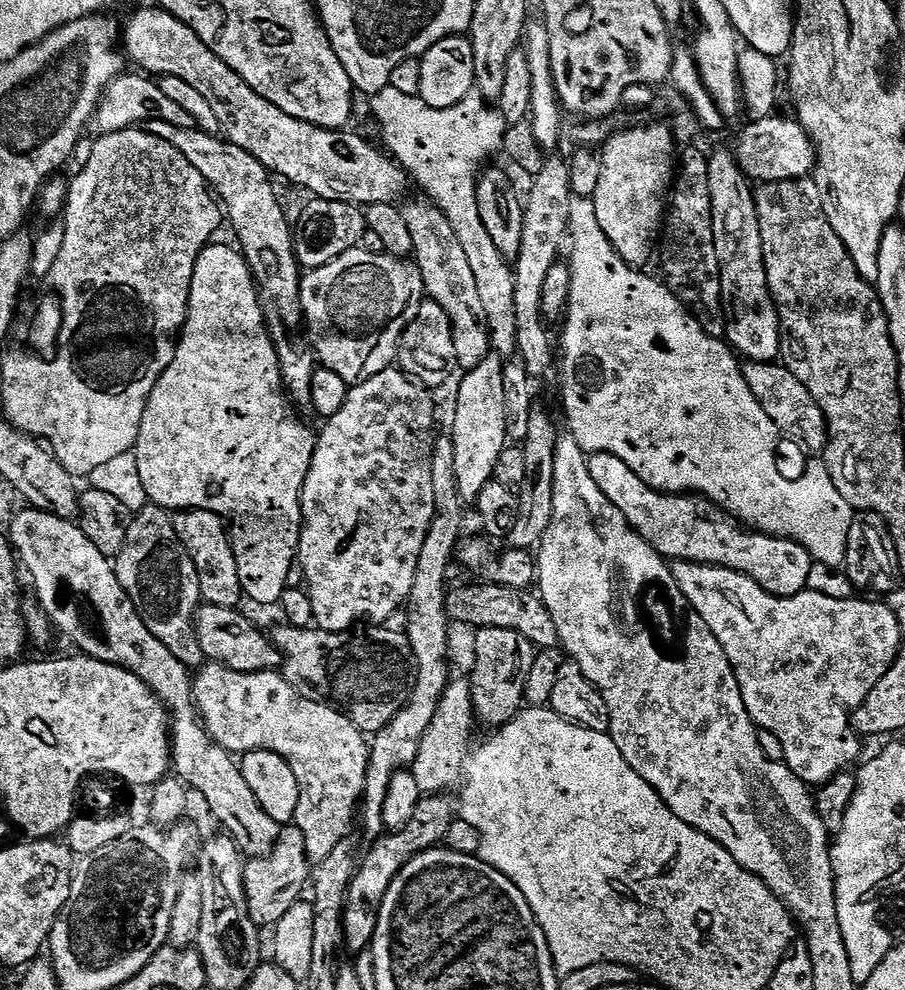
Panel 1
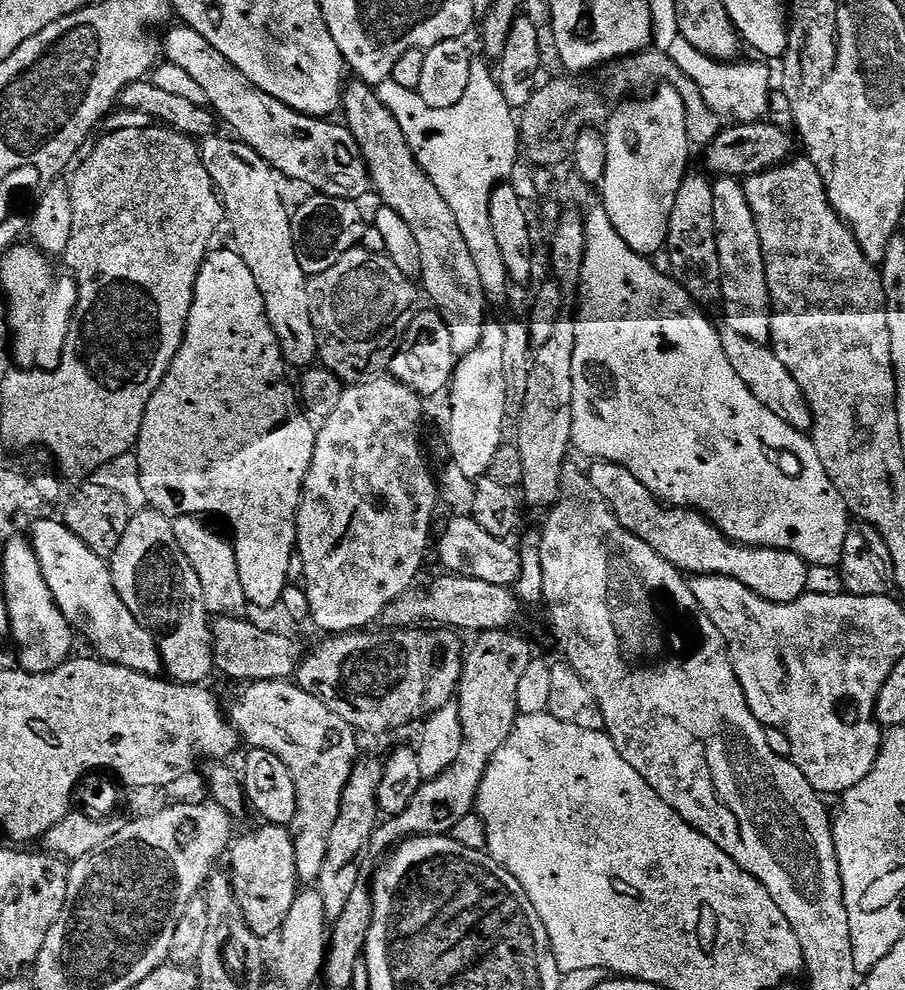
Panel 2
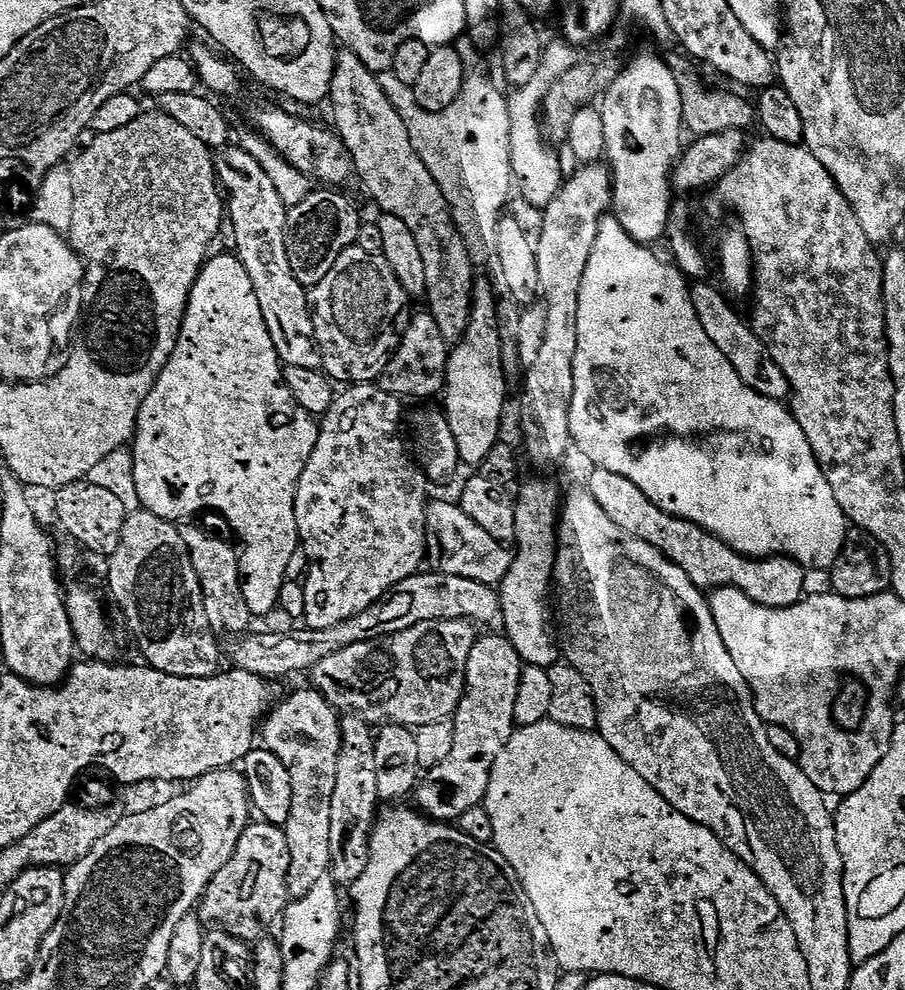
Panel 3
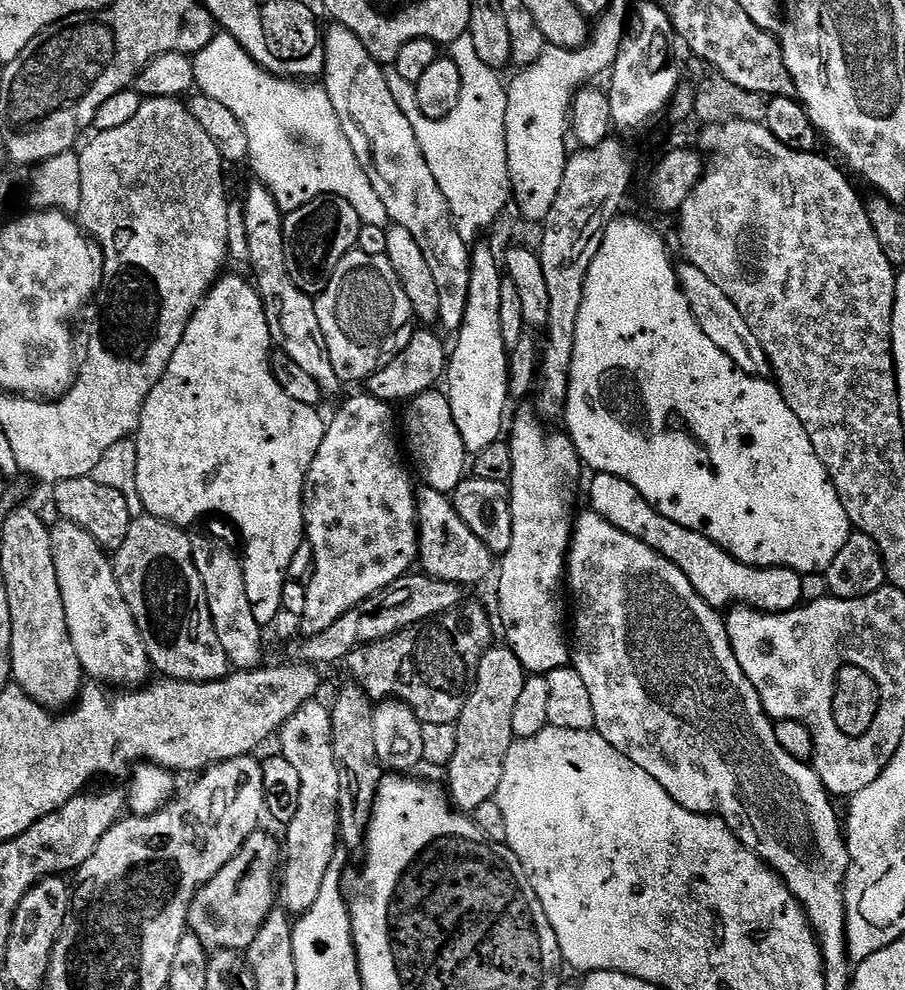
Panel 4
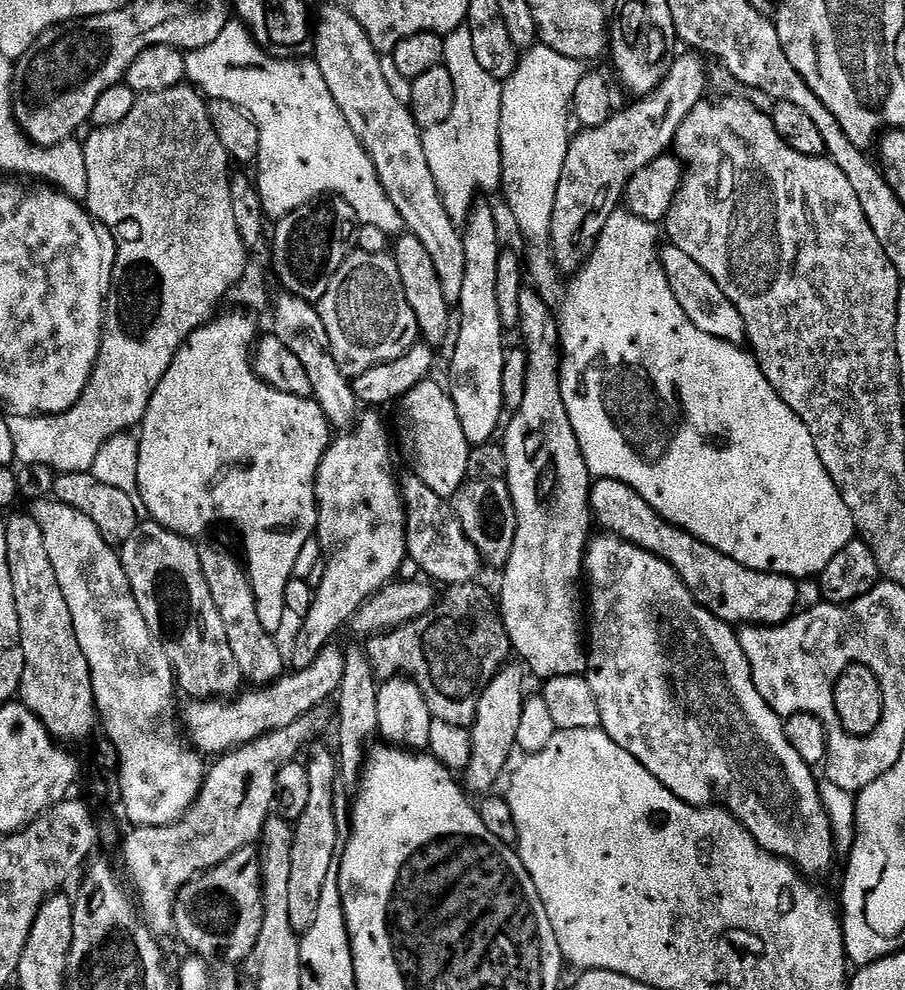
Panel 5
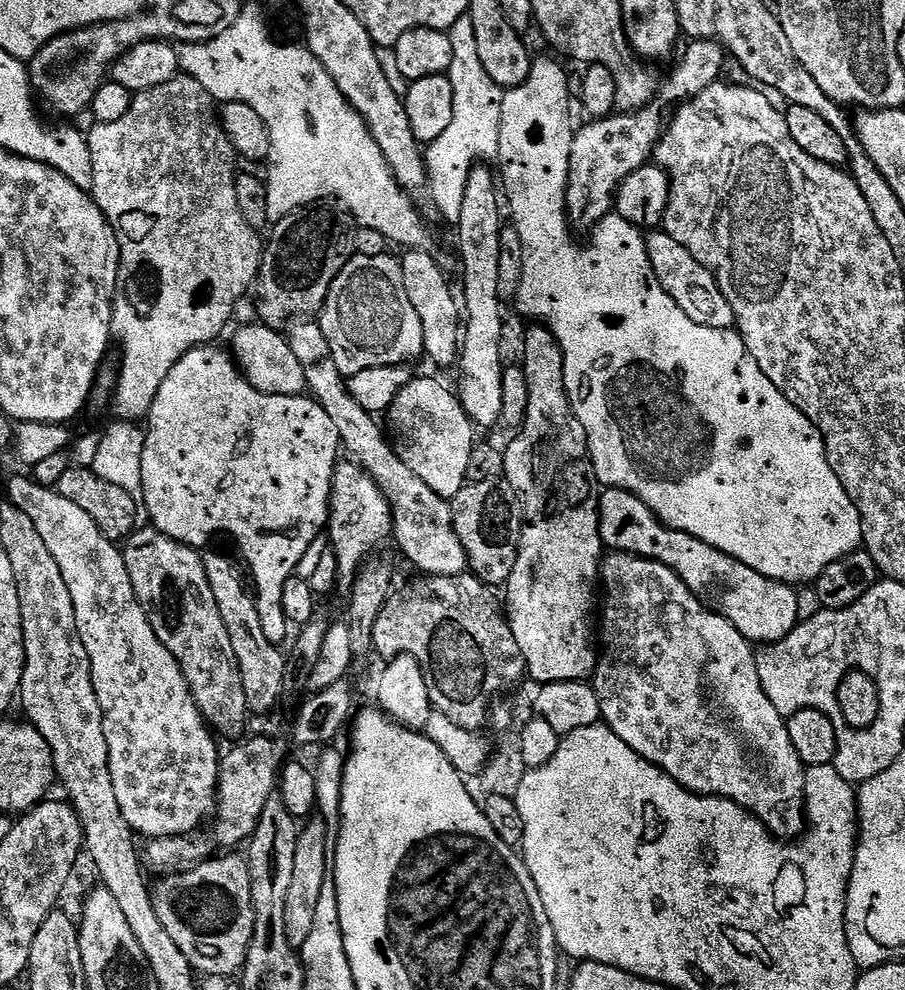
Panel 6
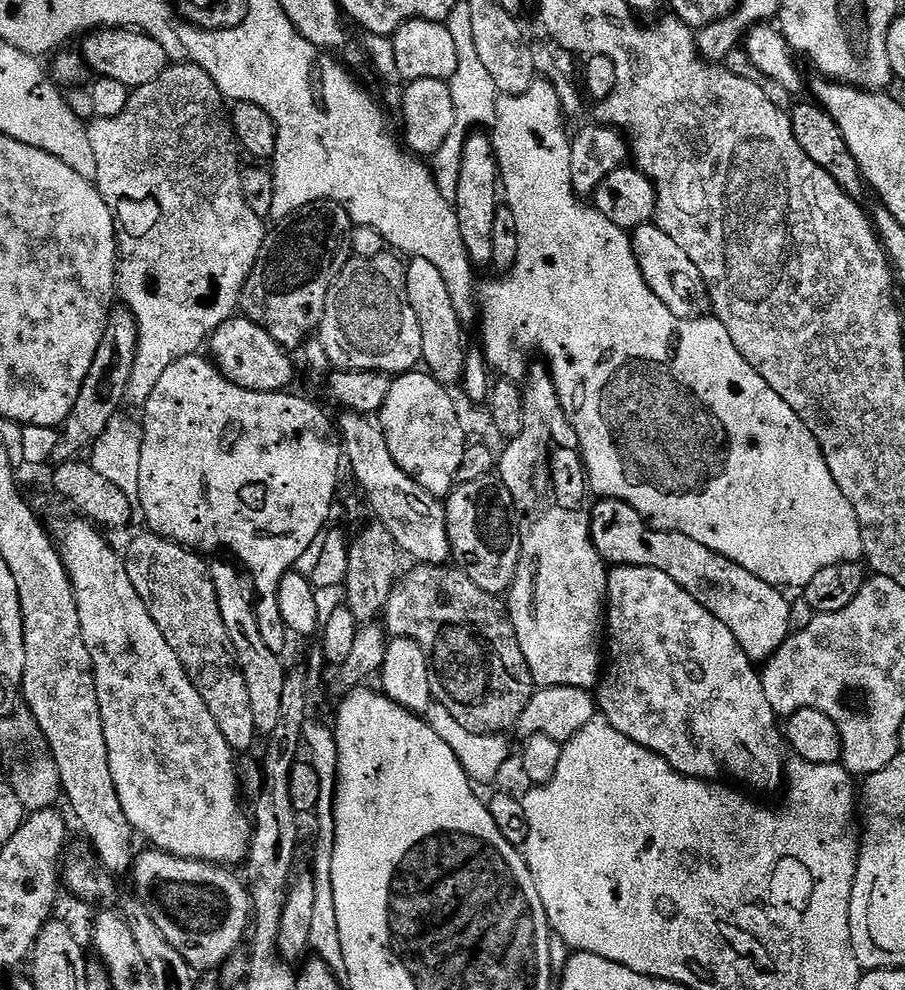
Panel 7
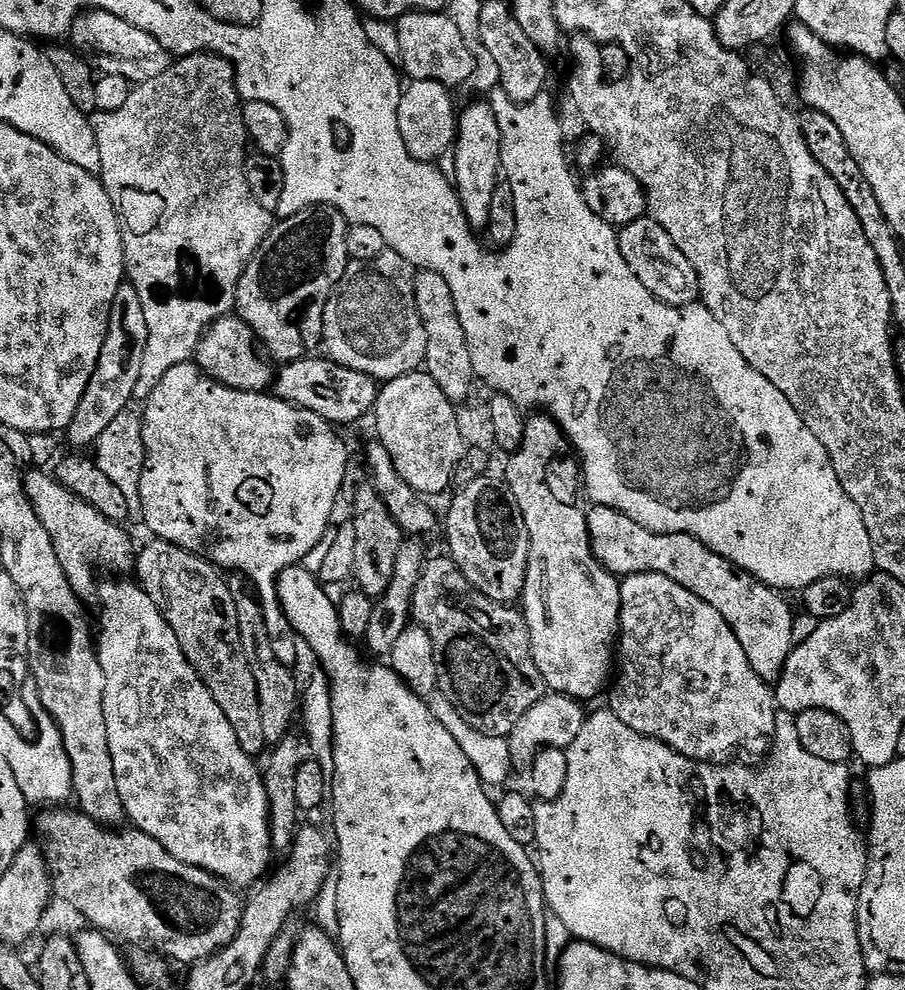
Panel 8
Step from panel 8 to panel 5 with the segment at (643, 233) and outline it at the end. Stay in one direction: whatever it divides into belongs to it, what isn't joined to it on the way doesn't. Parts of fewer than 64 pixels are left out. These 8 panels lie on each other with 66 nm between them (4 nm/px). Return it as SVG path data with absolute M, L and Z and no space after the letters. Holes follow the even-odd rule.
M668 242L660 248L660 261L670 290L674 290L674 298L678 298L678 306L686 310L686 318L690 318L690 322L694 322L698 330L706 330L706 334L737 346L745 343L742 314L738 314L738 310L726 298L726 294L718 290L718 282L710 278L710 274L706 274L706 270L702 270L702 266L698 266L698 262L690 258L690 254L678 250L678 246Z

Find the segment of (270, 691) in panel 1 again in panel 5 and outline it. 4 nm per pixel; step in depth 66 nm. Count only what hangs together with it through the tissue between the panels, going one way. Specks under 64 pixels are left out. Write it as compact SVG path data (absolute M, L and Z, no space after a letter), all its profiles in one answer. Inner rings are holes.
M313 747L306 759L308 778L310 784L310 798L306 801L306 810L296 821L292 829L292 849L290 850L290 887L286 897L287 909L290 910L290 926L297 934L302 934L314 922L314 914L318 914L318 902L322 898L322 885L326 882L326 874L337 863L338 845L342 840L342 832L336 829L336 800L332 797L332 787L338 784L338 765L331 747Z

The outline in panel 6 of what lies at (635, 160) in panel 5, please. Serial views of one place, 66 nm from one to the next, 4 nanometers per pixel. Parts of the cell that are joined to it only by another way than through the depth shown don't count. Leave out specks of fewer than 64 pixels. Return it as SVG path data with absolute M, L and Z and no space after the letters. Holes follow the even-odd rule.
M692 40L689 45L680 65L669 74L665 84L663 81L658 98L636 111L617 111L600 119L592 118L587 121L589 124L575 129L570 146L568 185L564 190L564 211L573 233L591 233L596 223L613 211L614 197L620 183L630 178L634 170L649 163L666 127L664 104L676 106L691 100L721 79L720 63L726 60L724 49L712 40Z

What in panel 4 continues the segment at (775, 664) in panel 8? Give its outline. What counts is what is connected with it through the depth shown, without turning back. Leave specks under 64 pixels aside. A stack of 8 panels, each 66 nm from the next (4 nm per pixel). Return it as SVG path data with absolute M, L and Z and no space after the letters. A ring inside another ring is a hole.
M597 472L591 478L592 485L588 488L588 496L592 499L591 511L598 513L606 522L610 522L610 526L618 526L618 530L630 534L630 538L638 538L638 542L646 542L646 546L650 546L655 552L661 552L666 559L674 562L674 566L678 566L682 574L690 578L694 590L698 590L700 597L711 608L728 610L733 606L747 606L758 612L791 612L793 608L800 607L803 601L801 573L789 568L752 568L748 564L738 562L726 550L710 542L710 538L694 530L686 530L678 526L678 522L670 522L670 518L666 518L657 508L650 506L650 502L646 502L646 498L642 498L642 494L638 494L638 490L630 486L630 482L605 472Z

